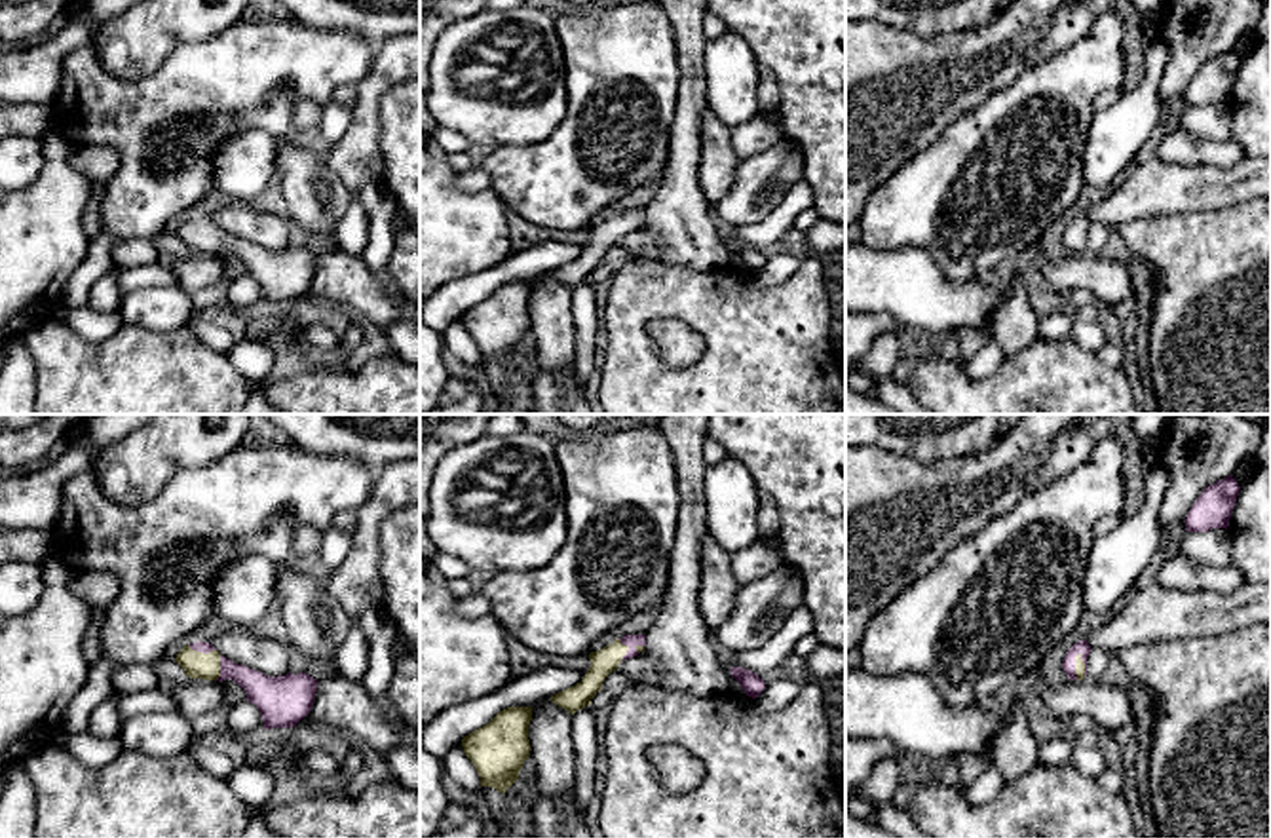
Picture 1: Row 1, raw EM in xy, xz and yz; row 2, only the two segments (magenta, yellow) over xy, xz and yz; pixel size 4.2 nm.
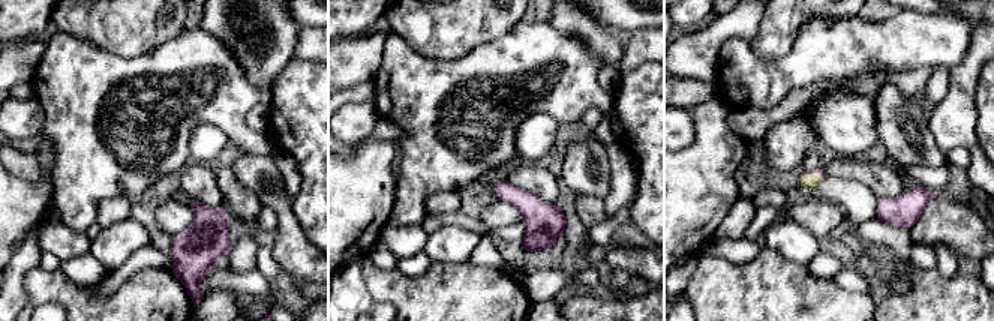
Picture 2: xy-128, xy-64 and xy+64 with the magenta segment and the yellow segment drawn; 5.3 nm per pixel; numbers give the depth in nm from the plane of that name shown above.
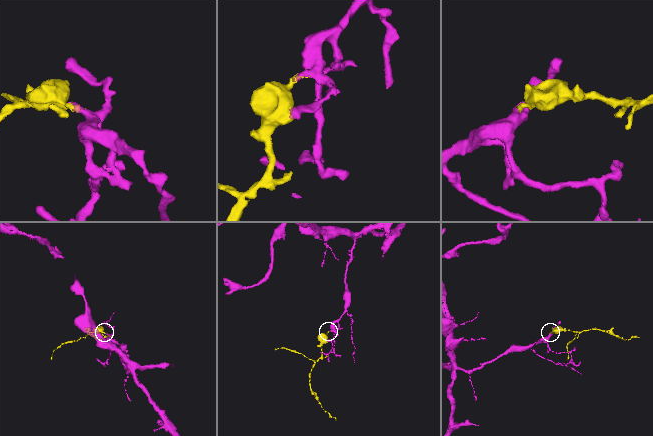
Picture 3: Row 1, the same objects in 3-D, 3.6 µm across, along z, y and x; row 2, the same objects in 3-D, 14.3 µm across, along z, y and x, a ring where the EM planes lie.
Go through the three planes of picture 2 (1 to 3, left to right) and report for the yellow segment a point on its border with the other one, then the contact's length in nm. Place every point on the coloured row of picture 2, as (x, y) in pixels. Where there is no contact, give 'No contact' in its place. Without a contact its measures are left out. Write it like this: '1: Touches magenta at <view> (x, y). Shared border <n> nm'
1: No contact
2: No contact
3: Touches magenta at xy+64 (816, 170). Shared border 100 nm

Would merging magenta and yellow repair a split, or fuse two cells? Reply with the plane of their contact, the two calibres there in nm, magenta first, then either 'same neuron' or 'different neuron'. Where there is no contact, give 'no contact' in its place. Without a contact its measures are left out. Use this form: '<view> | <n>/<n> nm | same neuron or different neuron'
xz | 60/110 nm | same neuron

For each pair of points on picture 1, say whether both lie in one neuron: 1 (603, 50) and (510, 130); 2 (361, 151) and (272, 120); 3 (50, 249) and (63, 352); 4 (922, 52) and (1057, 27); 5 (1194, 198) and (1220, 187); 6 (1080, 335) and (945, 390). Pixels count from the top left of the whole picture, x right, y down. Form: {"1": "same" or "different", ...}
{"1": "different", "2": "different", "3": "different", "4": "same", "5": "same", "6": "different"}

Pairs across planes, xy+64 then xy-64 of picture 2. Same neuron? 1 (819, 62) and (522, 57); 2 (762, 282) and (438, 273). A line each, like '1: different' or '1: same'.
1: same
2: same

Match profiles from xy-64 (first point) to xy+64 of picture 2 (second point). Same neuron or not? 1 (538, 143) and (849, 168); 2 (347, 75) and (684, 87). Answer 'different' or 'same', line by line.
1: different
2: different

